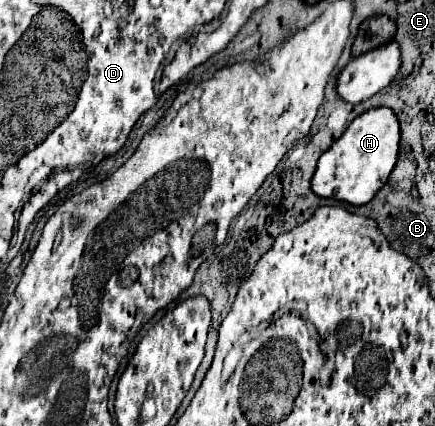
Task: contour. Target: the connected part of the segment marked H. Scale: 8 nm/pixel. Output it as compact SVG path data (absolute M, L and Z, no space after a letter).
M387 107L369 109L359 115L347 131L319 157L311 189L319 197L333 197L351 205L363 205L387 183L399 155L401 129L395 113Z

